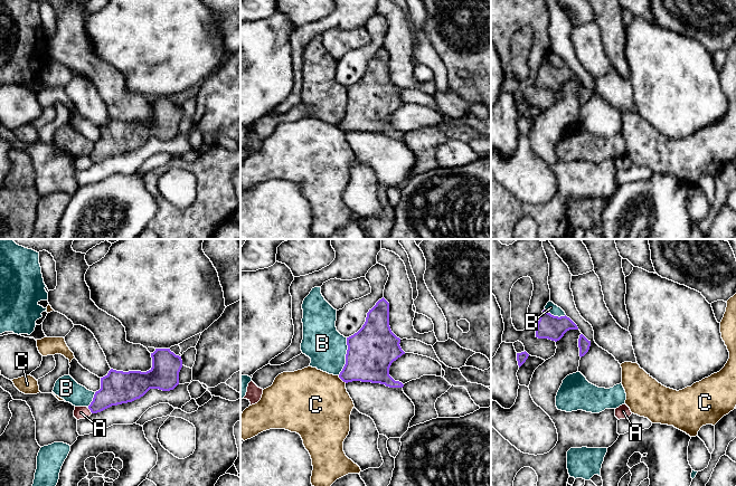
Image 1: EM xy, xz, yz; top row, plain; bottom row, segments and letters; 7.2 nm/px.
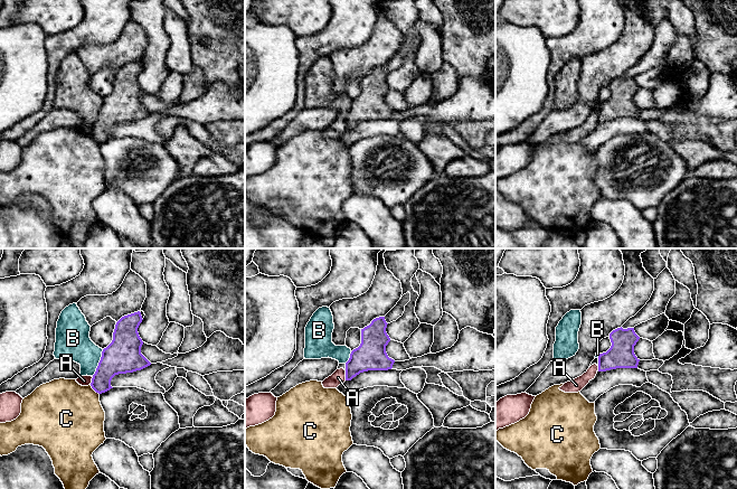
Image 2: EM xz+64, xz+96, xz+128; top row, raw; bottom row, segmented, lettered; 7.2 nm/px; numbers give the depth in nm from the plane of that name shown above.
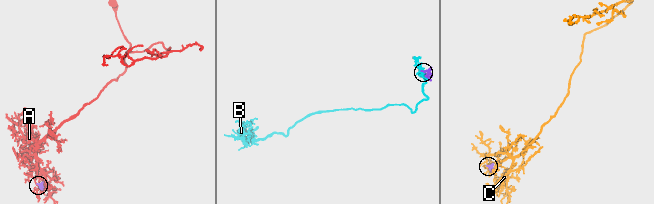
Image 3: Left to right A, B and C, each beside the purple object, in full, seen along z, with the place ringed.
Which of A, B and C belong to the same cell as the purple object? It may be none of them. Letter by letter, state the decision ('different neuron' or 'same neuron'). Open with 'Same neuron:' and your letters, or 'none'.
Same neuron: none
A: different neuron
B: different neuron
C: different neuron

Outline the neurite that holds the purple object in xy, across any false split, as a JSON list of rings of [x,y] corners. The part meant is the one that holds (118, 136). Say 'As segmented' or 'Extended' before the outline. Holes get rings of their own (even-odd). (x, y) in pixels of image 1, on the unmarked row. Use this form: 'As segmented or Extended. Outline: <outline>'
As segmented. Outline: [[[155,98],[151,107],[152,117],[147,122],[111,118],[101,127],[101,139],[95,142],[88,155],[91,162],[97,163],[112,155],[132,152],[150,139],[173,140],[179,134],[181,106],[176,105],[170,98]]]

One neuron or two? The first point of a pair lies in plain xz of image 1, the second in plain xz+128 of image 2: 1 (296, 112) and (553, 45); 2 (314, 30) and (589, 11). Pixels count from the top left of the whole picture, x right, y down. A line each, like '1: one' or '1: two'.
1: two
2: one

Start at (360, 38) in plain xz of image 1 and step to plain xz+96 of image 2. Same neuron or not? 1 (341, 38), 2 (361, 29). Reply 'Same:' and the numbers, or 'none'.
Same: none

